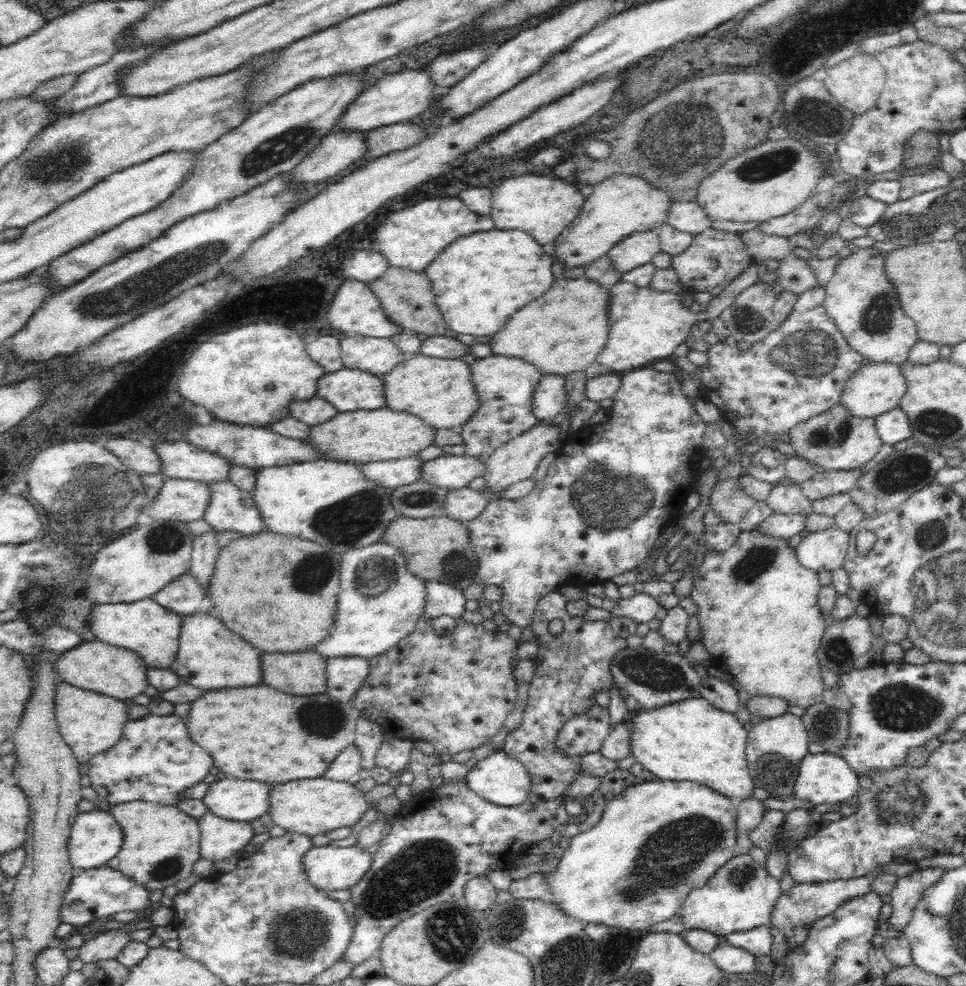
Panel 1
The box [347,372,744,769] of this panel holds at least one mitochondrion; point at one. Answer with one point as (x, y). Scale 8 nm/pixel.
(619, 504)

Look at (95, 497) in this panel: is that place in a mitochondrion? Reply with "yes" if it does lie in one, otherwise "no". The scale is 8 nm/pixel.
yes

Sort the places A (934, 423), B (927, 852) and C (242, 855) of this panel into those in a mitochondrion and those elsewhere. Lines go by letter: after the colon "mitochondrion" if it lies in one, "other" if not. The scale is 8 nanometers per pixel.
A: mitochondrion
B: other
C: other

